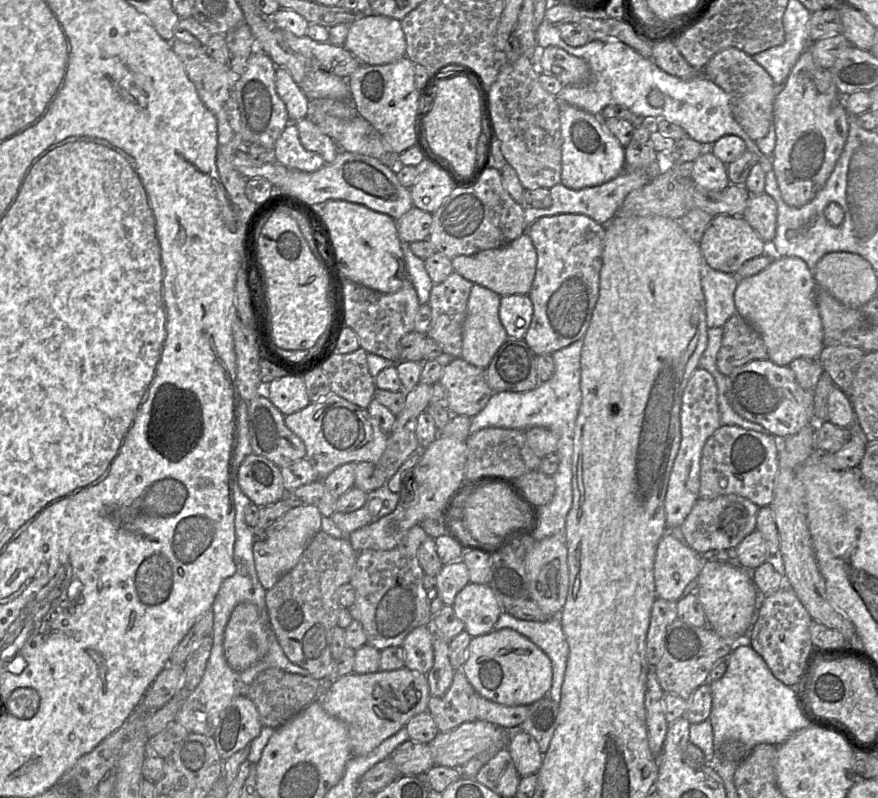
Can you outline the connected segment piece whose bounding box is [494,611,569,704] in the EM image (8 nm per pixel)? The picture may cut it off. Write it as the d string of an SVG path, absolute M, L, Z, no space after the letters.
M502 611L494 630L503 628L510 628L519 632L537 645L550 658L553 678L547 696L556 704L560 704L562 684L569 656L569 645L559 617L547 621L526 621L515 618L507 611Z

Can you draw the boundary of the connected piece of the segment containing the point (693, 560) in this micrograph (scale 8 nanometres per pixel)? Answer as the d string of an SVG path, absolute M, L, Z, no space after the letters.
M667 531L658 543L654 561L657 598L678 601L688 584L698 578L702 555Z

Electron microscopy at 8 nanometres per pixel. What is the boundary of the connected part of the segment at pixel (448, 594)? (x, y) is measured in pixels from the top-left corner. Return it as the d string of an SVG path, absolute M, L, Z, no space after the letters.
M462 559L445 564L436 576L437 594L444 605L452 606L456 595L468 584L469 571Z

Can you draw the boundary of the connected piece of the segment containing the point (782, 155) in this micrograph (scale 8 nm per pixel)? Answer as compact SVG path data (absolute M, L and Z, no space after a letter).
M810 45L791 69L784 89L776 95L773 114L776 131L773 170L782 199L787 205L798 208L810 202L823 188L843 151L849 132L850 114L843 105L843 96L833 81L830 69L823 69L814 62Z

